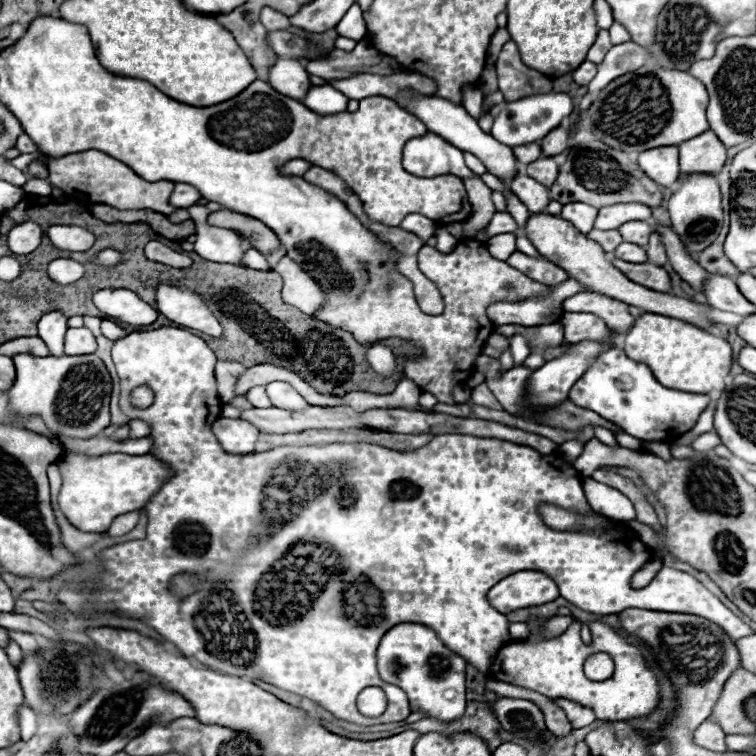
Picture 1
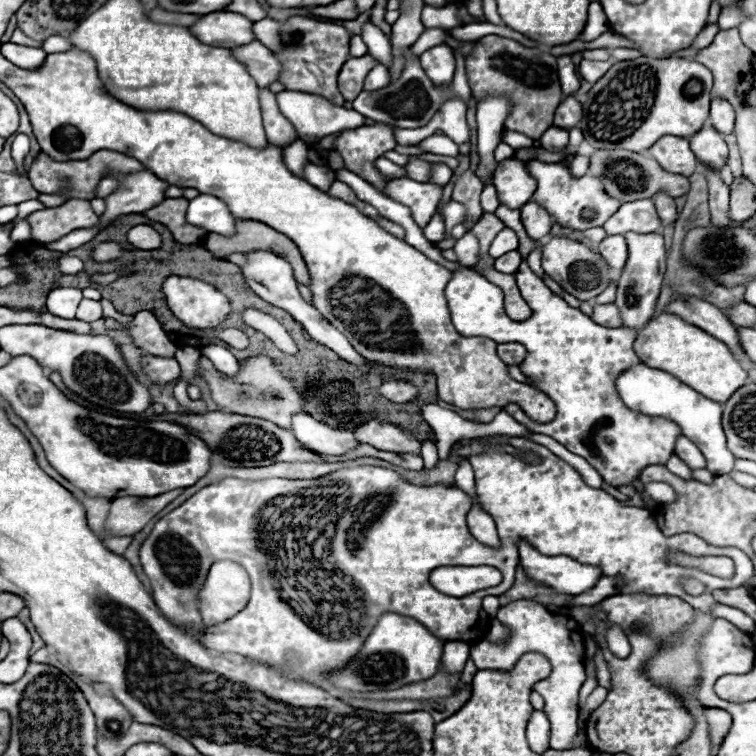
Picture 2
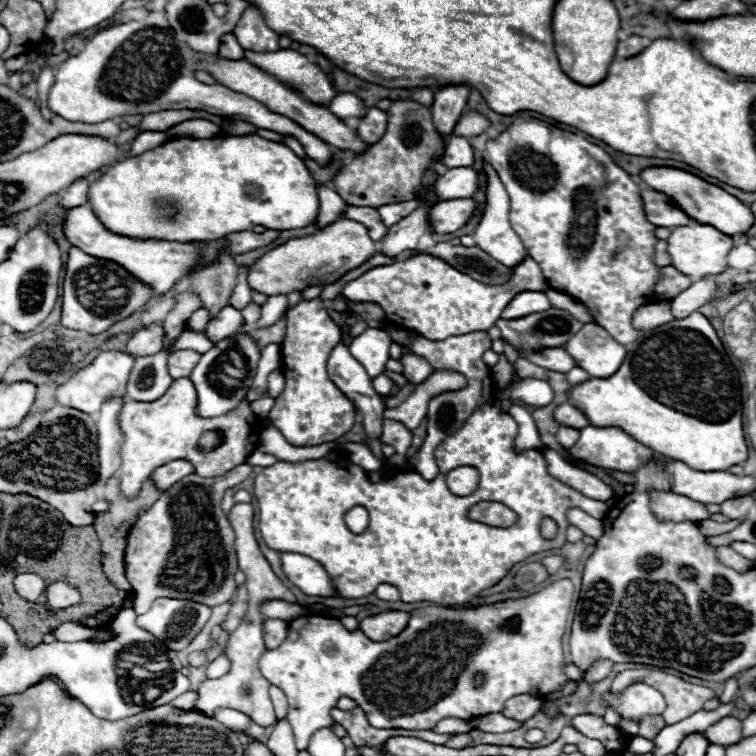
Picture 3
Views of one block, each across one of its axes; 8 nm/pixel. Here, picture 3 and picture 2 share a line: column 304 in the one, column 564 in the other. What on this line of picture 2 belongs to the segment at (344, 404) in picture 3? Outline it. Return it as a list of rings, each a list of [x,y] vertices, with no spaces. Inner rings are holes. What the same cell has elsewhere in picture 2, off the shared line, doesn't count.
[[[525,259],[515,277],[523,299],[532,308],[532,316],[522,322],[506,316],[502,290],[470,266],[460,264],[452,270],[452,280],[446,286],[452,322],[460,334],[486,336],[498,344],[520,342],[526,346],[528,354],[520,364],[520,370],[526,374],[530,386],[544,392],[556,404],[556,418],[538,424],[530,420],[520,406],[504,406],[504,410],[508,410],[508,414],[530,432],[552,436],[570,452],[586,458],[612,486],[634,482],[640,468],[666,464],[674,452],[674,442],[682,436],[680,428],[670,420],[650,418],[626,408],[614,388],[616,376],[630,364],[640,362],[632,350],[636,330],[594,324],[578,308],[568,306],[556,296],[542,278],[532,272]]]

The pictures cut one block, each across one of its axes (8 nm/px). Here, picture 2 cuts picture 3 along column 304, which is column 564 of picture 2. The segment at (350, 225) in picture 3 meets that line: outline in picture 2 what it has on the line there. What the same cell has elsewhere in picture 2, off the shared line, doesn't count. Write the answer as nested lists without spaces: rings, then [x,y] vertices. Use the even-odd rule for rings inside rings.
[[[552,236],[542,246],[542,268],[546,274],[550,274],[566,292],[576,296],[578,300],[592,300],[598,294],[602,294],[612,282],[616,282],[616,274],[610,270],[610,266],[604,262],[604,258],[590,246],[570,240],[566,236]]]

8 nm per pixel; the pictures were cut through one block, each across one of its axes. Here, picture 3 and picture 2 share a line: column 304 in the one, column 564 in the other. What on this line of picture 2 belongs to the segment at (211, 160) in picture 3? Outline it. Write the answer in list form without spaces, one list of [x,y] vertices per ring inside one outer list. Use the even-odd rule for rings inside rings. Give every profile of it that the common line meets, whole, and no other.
[[[528,160],[526,164],[528,164],[530,174],[536,176],[538,180],[538,190],[534,192],[531,200],[538,202],[542,208],[546,208],[560,226],[566,226],[572,230],[586,230],[586,228],[602,226],[620,208],[620,202],[610,198],[604,192],[602,182],[590,174],[584,174],[582,178],[574,180],[570,176],[570,168],[564,164],[546,164],[538,160]]]

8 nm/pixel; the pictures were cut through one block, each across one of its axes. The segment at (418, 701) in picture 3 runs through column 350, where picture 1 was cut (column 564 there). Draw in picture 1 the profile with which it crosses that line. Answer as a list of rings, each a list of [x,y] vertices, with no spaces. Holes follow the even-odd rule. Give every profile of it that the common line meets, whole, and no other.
[[[596,620],[588,624],[592,632],[592,642],[584,644],[580,638],[580,622],[572,622],[566,632],[552,640],[542,640],[536,642],[538,628],[534,626],[530,636],[522,642],[512,642],[506,644],[498,656],[494,658],[488,678],[496,678],[500,682],[510,682],[520,688],[528,688],[534,692],[540,692],[548,698],[566,698],[576,704],[582,704],[586,708],[592,708],[598,720],[614,722],[614,720],[630,720],[630,718],[640,718],[648,716],[654,712],[660,700],[660,686],[658,686],[658,676],[650,668],[648,660],[644,654],[626,642],[616,630],[612,630],[608,624]],[[596,650],[602,650],[612,656],[616,664],[616,672],[610,680],[604,682],[592,682],[584,676],[584,660],[594,654]]]

